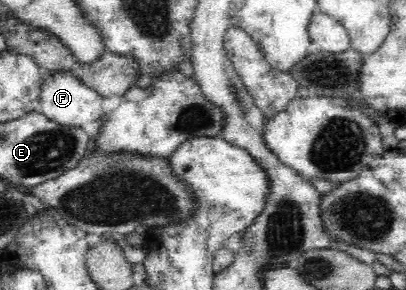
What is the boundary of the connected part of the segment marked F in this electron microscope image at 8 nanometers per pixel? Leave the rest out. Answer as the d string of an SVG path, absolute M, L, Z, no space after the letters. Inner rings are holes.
M70 71L43 72L39 91L39 109L48 119L53 119L56 123L80 127L90 121L94 122L103 113L102 99L104 97L97 90Z

